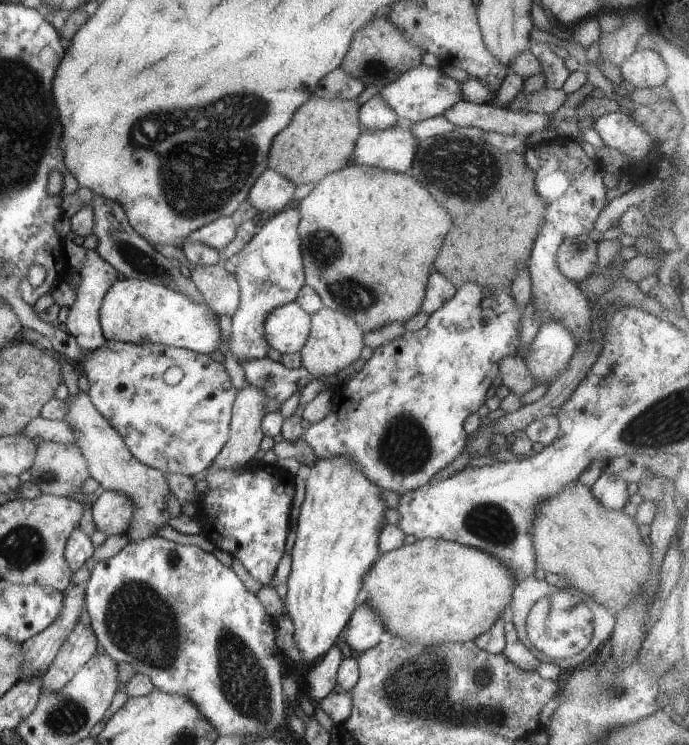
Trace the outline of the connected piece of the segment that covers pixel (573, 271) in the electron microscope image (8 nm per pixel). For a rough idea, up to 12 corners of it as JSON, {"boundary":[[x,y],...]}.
{"boundary":[[588,235],[564,240],[556,262],[578,283],[593,274],[598,246]]}

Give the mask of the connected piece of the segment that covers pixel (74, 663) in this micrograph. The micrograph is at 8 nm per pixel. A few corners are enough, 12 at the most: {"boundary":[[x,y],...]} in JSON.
{"boundary":[[78,621],[44,673],[42,692],[60,692],[96,654]]}

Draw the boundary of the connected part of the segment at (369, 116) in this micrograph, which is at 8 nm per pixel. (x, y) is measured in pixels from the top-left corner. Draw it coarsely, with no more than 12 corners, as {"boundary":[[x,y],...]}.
{"boundary":[[380,94],[360,105],[363,130],[390,130],[398,115]]}

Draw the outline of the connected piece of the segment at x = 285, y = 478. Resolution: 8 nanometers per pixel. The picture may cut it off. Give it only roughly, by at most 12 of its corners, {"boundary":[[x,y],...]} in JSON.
{"boundary":[[295,475],[204,478],[202,536],[266,587],[286,552]]}

